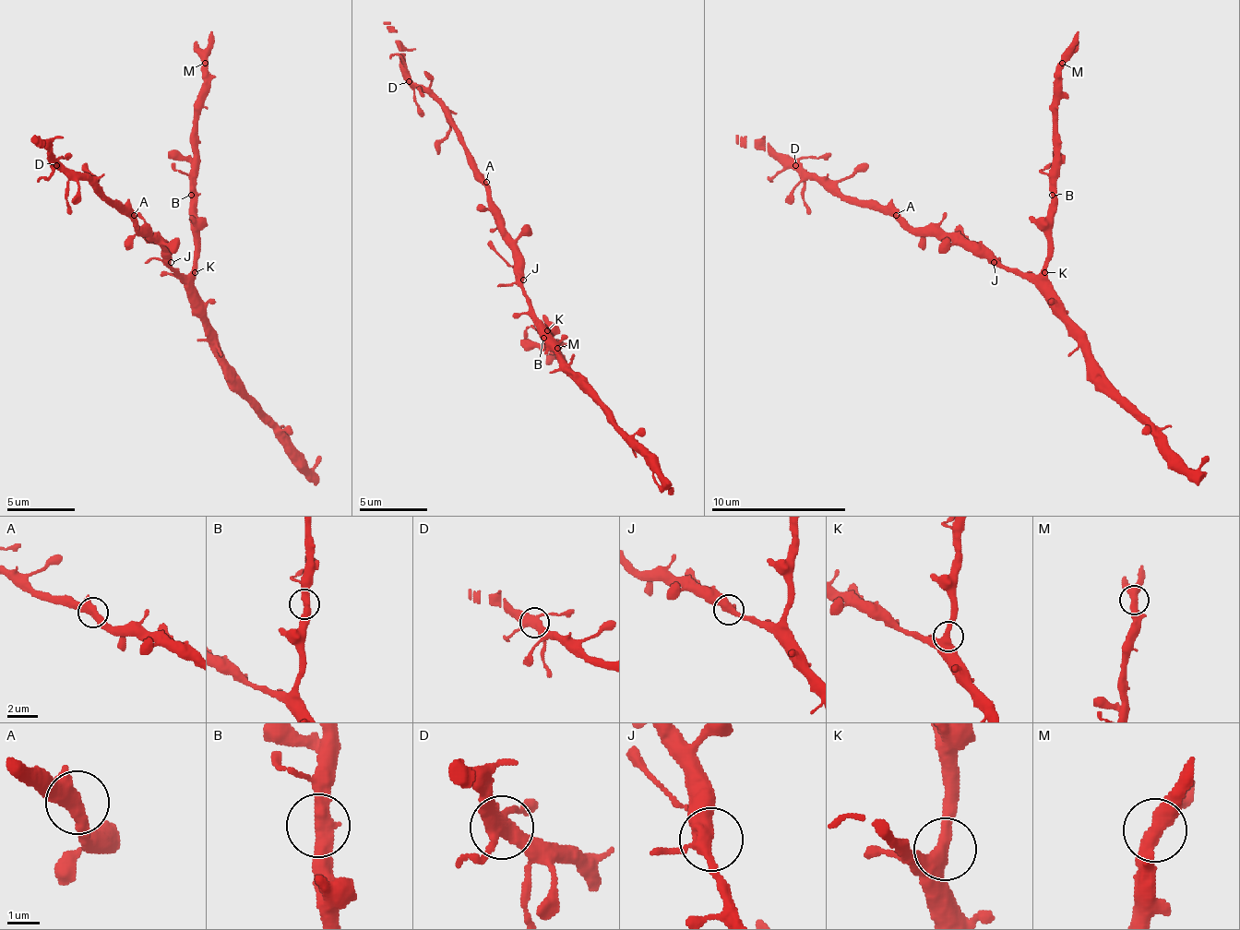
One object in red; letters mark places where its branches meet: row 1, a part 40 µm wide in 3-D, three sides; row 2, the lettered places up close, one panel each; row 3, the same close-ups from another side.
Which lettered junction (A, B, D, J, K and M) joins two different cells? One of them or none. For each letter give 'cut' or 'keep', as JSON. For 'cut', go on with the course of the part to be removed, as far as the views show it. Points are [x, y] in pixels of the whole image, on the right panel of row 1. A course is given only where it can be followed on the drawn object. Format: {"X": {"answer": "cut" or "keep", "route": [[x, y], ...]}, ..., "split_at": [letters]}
{"A": {"answer": "keep"}, "B": {"answer": "keep"}, "D": {"answer": "keep"}, "J": {"answer": "keep"}, "K": {"answer": "keep"}, "M": {"answer": "keep"}, "split_at": []}

